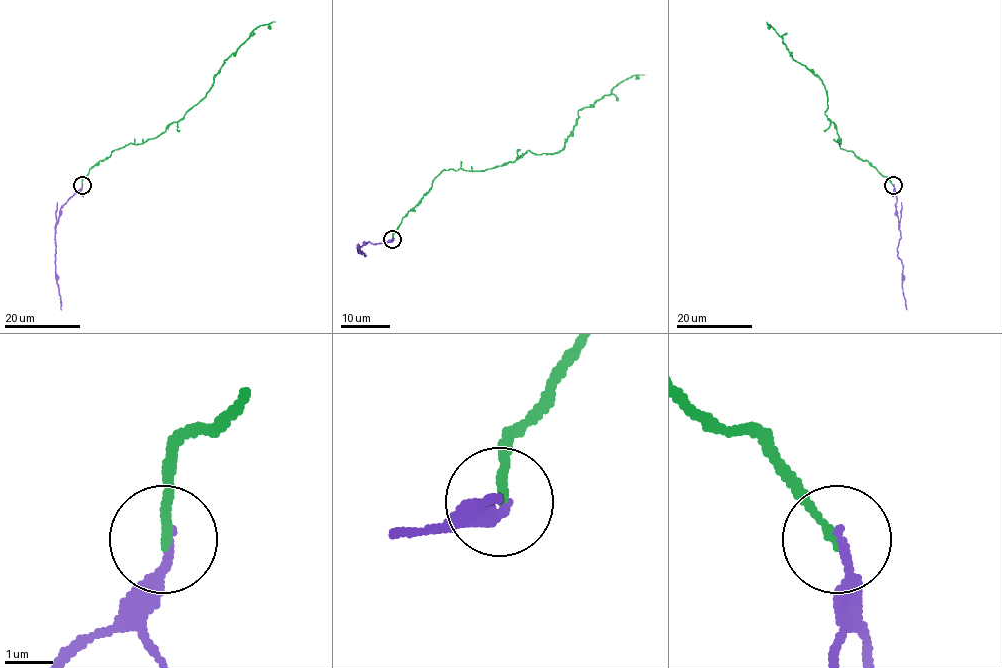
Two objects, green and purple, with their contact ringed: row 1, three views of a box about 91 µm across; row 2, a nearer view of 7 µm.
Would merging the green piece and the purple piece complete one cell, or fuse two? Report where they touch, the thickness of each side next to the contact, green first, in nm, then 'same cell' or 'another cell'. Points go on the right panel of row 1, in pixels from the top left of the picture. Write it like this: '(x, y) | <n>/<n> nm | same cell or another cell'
(893, 185) | 180/180 nm | same cell

